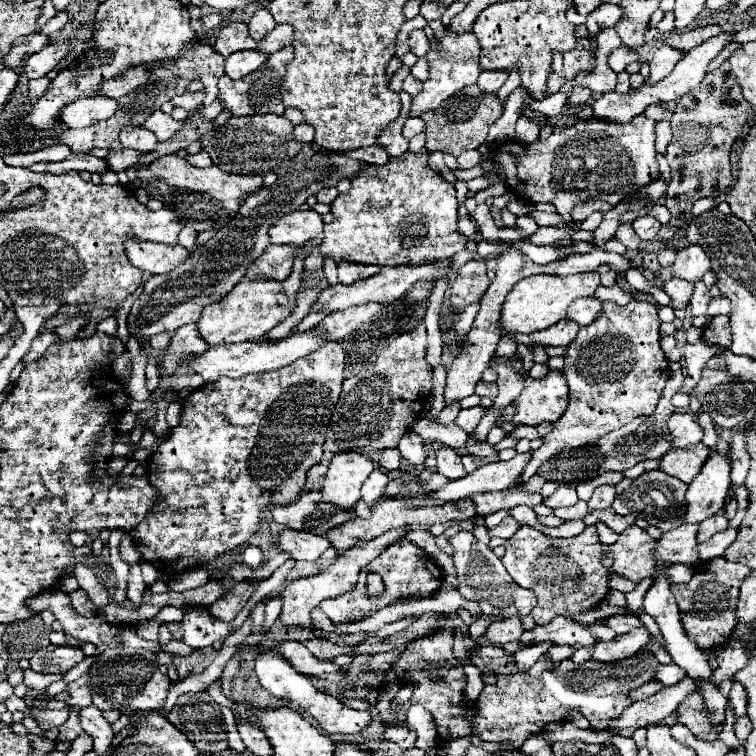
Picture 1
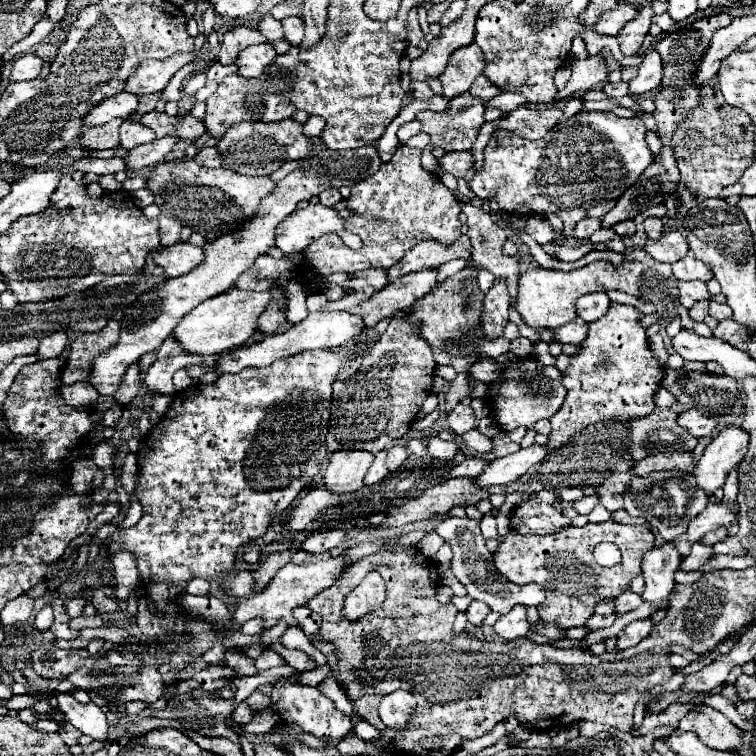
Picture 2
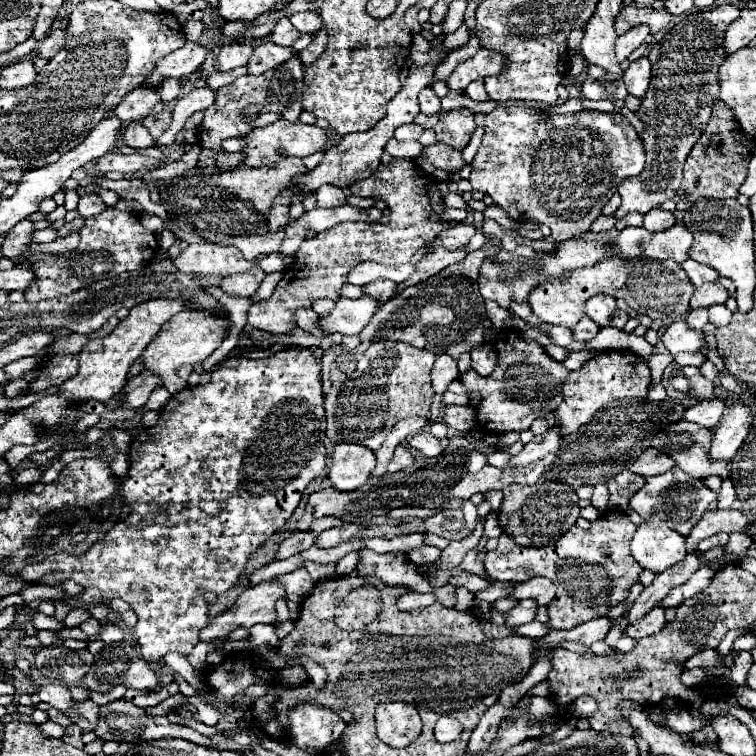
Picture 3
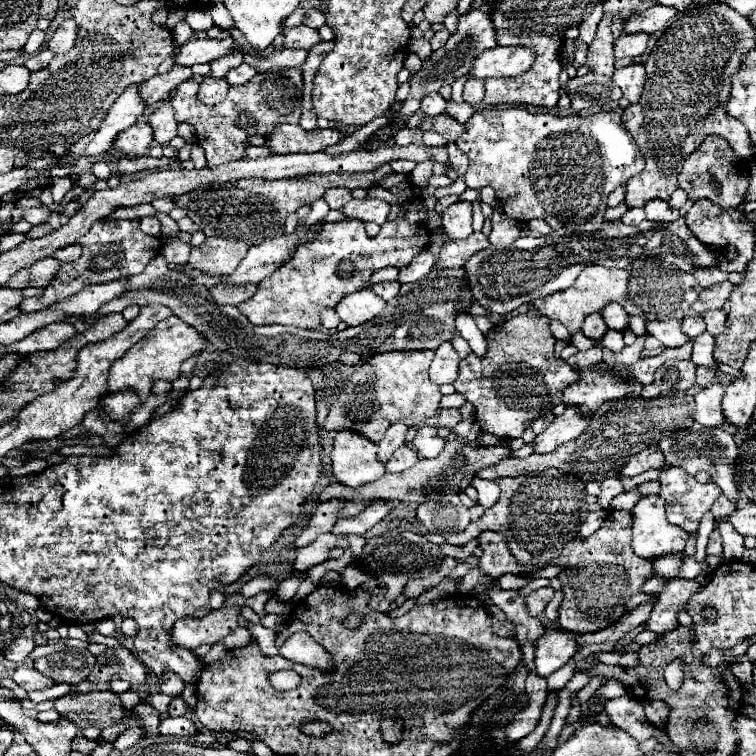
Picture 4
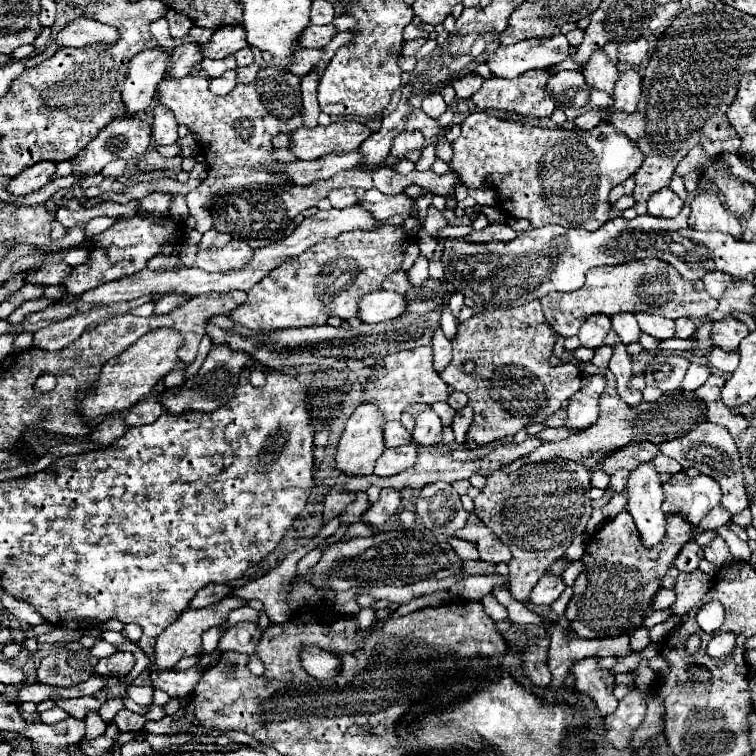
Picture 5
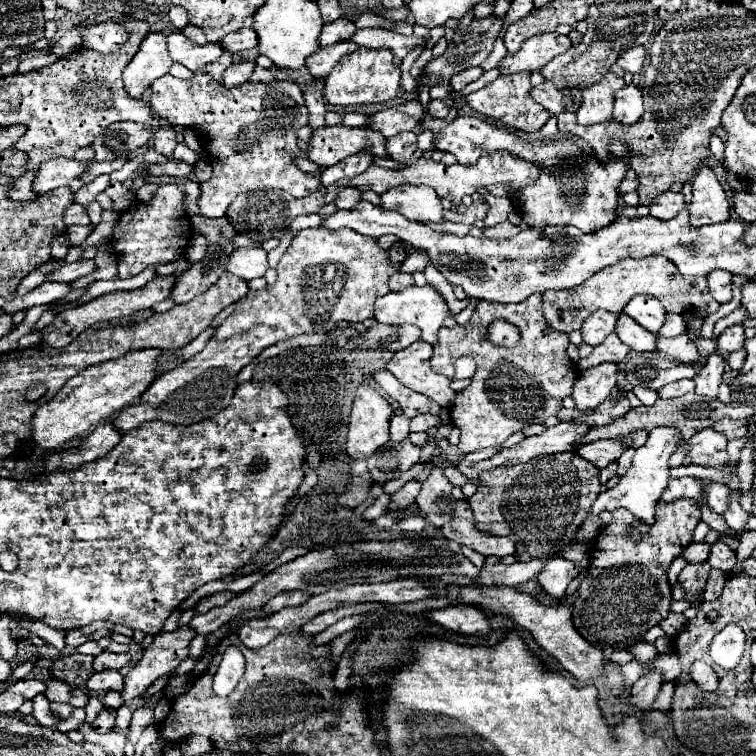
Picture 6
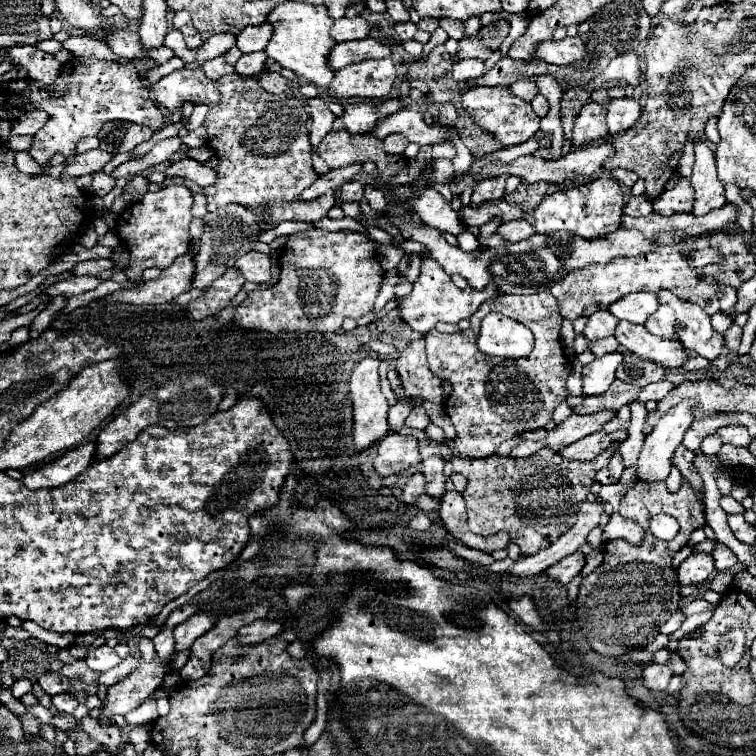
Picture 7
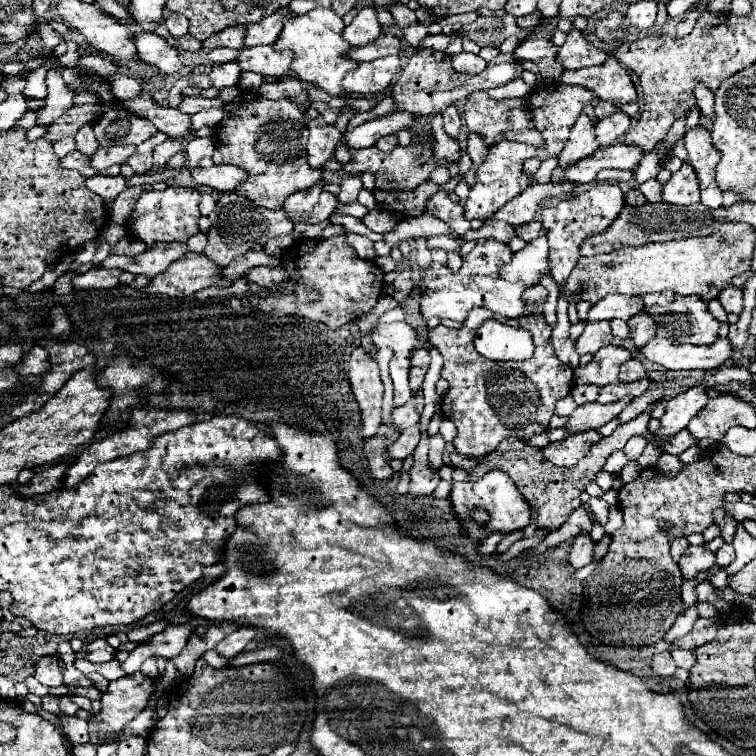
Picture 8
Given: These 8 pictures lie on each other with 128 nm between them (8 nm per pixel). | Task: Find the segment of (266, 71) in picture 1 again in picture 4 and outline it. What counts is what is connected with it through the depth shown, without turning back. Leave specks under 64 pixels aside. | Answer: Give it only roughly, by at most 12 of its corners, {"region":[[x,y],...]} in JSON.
{"region":[[302,72],[256,74],[204,106],[198,82],[172,90],[208,166],[244,156],[246,136],[298,124]]}

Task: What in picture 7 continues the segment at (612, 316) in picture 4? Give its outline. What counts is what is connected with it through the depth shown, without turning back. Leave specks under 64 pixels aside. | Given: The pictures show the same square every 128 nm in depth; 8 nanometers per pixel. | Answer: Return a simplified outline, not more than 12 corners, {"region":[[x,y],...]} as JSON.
{"region":[[618,322],[616,340],[668,370],[690,358],[680,340],[656,338],[644,326]]}

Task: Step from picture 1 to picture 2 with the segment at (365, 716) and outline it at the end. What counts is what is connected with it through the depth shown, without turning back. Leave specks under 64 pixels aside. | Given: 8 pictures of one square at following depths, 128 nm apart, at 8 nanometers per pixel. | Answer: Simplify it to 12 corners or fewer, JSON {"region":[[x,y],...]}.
{"region":[[276,682],[272,708],[316,738],[344,738],[352,722],[316,688]]}

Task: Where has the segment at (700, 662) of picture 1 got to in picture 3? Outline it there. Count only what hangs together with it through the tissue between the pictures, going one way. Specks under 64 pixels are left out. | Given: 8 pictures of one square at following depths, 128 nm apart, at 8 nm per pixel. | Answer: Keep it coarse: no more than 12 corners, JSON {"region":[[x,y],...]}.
{"region":[[658,514],[638,526],[630,550],[662,572],[686,556],[686,538]]}

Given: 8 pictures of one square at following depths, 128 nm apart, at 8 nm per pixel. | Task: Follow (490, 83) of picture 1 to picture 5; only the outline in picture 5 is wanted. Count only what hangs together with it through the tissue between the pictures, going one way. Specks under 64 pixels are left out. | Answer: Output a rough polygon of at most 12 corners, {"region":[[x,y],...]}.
{"region":[[478,74],[456,80],[454,86],[458,98],[468,98],[482,86]]}

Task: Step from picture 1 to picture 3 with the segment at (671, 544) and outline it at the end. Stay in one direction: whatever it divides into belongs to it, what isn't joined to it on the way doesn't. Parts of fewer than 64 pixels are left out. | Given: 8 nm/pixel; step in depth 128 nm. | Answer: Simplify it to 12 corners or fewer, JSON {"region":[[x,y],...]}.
{"region":[[734,508],[706,512],[686,538],[686,552],[718,532],[748,536],[748,518]]}

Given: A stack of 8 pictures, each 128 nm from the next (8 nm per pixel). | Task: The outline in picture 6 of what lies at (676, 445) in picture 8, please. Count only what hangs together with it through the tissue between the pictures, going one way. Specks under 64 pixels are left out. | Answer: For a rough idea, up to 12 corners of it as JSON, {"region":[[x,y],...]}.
{"region":[[700,506],[702,520],[720,534],[736,536],[724,518]]}

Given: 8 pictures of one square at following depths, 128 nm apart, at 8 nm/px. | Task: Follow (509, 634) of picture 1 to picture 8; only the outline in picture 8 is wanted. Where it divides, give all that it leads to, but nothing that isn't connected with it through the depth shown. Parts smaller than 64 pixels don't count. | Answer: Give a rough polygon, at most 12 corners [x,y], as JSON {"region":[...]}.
{"region":[[590,532],[572,540],[568,562],[574,570],[592,562],[594,546]]}

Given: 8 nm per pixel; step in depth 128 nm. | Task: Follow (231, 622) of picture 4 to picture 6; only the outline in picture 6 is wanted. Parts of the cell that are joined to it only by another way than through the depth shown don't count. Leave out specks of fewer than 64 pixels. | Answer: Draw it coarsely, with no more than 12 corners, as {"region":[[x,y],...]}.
{"region":[[188,626],[158,634],[124,676],[122,700],[188,658]]}

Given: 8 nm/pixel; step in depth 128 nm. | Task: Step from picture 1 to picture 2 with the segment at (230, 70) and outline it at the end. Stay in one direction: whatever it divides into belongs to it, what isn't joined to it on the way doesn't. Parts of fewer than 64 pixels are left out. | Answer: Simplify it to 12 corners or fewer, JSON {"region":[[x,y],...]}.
{"region":[[272,44],[248,46],[236,66],[240,76],[260,76],[278,56]]}

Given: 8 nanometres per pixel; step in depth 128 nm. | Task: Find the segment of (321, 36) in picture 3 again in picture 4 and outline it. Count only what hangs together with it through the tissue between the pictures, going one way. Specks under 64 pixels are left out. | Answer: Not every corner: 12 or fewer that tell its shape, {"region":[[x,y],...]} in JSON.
{"region":[[322,42],[308,52],[302,74],[304,88],[312,88],[322,58],[334,42]]}

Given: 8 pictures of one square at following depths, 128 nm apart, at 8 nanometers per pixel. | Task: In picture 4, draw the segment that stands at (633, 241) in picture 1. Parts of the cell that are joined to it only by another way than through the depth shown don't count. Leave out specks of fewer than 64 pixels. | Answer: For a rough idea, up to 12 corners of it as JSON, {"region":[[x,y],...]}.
{"region":[[643,207],[629,208],[624,224],[638,226],[646,219]]}

